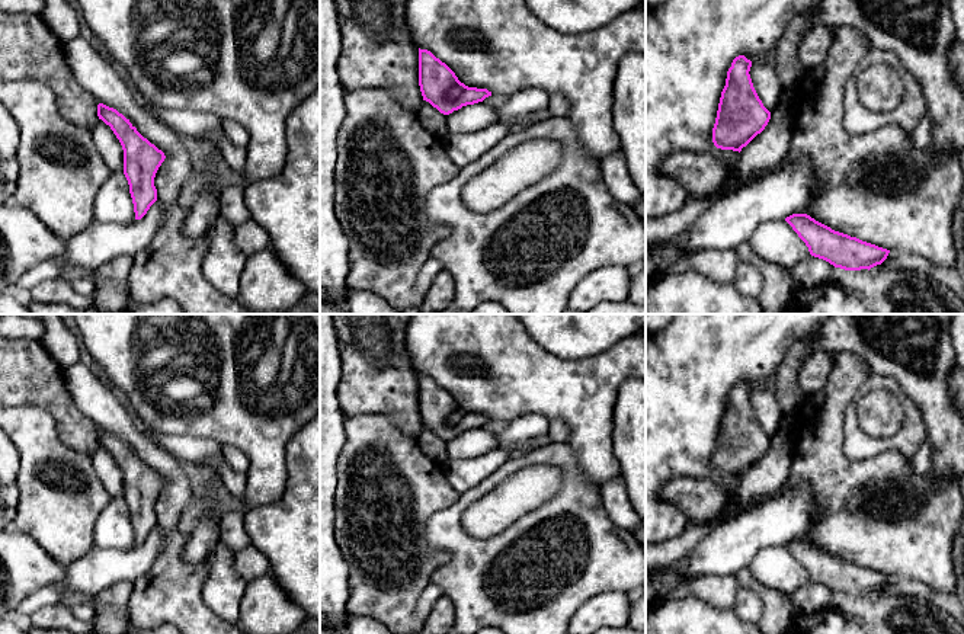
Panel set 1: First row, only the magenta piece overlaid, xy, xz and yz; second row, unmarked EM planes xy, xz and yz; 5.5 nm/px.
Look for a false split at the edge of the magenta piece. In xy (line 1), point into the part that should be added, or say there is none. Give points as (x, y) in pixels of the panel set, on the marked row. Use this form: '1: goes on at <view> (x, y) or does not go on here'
1: does not go on here

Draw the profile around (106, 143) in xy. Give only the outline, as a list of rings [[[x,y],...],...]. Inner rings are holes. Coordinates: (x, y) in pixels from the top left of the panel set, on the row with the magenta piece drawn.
[[[99,119],[92,129],[95,145],[112,173],[124,170],[124,150],[111,129],[102,119]]]

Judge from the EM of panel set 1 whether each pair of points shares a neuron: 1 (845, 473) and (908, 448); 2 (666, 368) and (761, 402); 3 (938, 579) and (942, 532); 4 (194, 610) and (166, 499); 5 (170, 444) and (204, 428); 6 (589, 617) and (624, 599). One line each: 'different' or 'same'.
1: different
2: different
3: same
4: same
5: different
6: same

